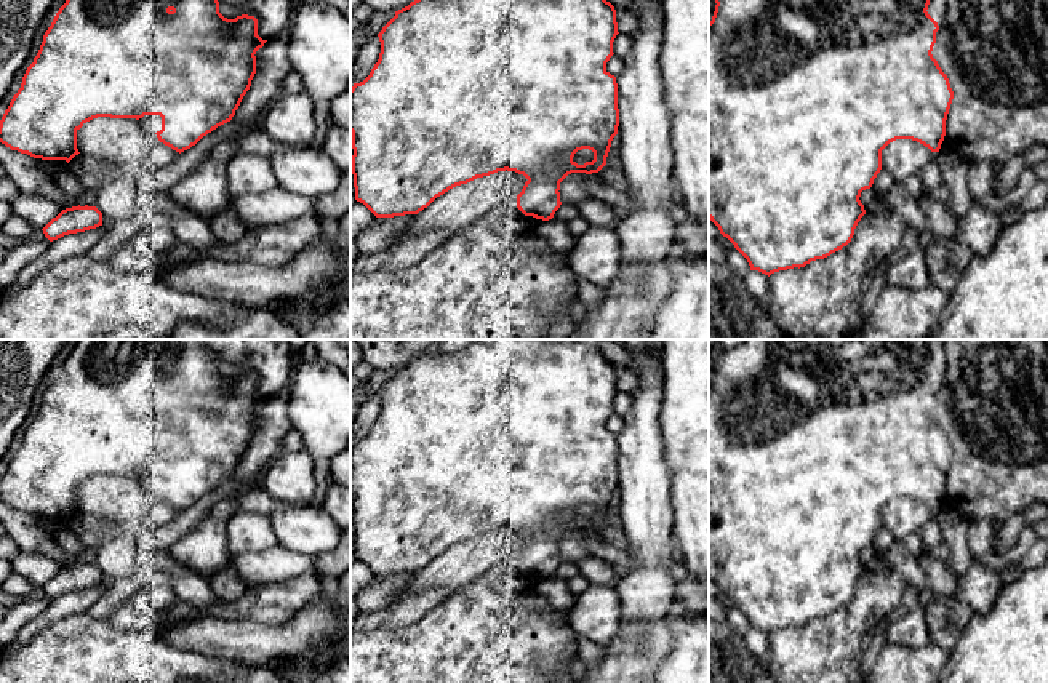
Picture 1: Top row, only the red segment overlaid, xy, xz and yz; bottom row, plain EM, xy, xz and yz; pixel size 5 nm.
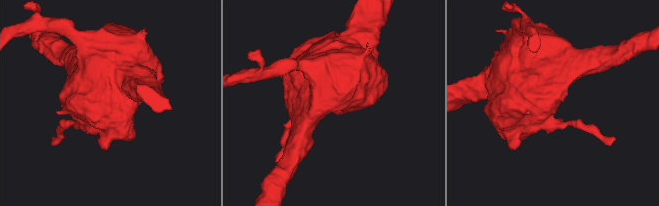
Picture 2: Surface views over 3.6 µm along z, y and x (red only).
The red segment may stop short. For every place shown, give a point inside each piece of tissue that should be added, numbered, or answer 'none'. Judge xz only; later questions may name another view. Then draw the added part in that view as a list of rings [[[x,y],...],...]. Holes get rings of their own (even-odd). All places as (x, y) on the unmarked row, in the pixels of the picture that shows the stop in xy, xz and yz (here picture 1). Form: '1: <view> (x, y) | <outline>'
1: xz (509, 567) | [[[517,555],[504,560],[496,571],[502,571],[509,576],[522,576],[523,571],[517,566]]]

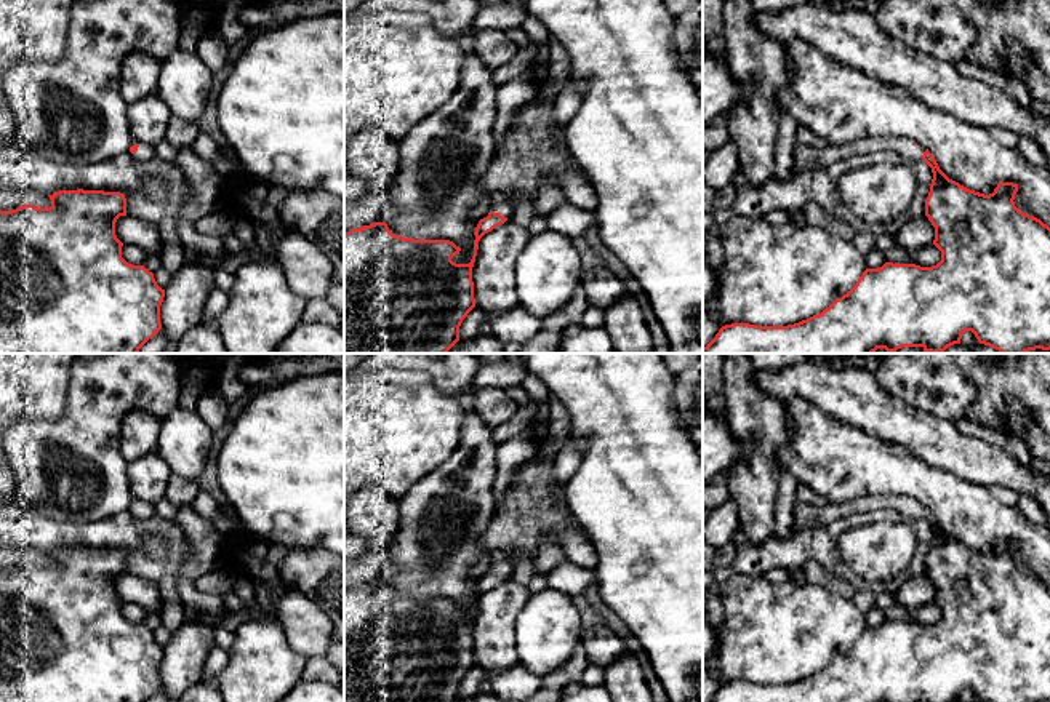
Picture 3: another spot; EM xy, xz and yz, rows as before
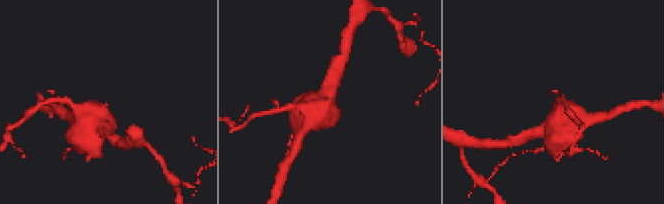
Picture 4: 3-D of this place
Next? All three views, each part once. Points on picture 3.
1: xy (146, 510) | [[[133,497],[133,501],[131,501],[131,504],[134,504],[134,502],[138,502],[139,505],[138,505],[138,510],[136,512],[131,512],[130,509],[130,512],[131,512],[131,515],[134,517],[134,518],[138,518],[139,521],[146,521],[146,520],[149,520],[149,518],[152,518],[154,515],[155,515],[155,507],[154,507],[154,504],[149,504],[149,502],[144,502],[144,501],[139,501],[139,499],[134,499]]]

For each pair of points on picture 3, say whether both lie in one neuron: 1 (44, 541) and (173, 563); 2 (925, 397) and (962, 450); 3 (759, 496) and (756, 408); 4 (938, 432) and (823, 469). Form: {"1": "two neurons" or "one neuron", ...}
{"1": "one neuron", "2": "two neurons", "3": "one neuron", "4": "two neurons"}

